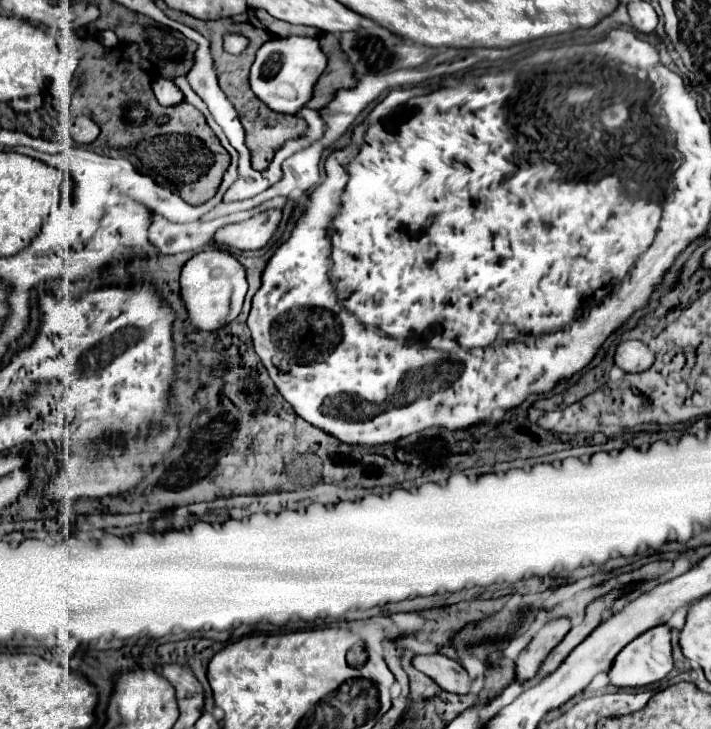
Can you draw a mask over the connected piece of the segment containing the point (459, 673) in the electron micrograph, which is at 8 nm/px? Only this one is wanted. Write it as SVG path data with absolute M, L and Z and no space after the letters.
M418 655L414 657L414 665L428 677L432 677L436 683L440 683L440 687L456 695L470 693L470 687L474 683L470 675L466 679L466 669L446 655Z

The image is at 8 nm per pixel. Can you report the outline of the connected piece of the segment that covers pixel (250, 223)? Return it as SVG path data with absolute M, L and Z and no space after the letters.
M268 209L252 215L246 221L228 223L214 233L214 241L224 243L228 247L236 247L240 251L262 249L268 245L268 241L276 233L280 217L282 217L280 209Z

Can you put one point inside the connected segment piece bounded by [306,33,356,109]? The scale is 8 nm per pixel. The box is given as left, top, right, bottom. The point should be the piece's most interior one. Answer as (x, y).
(338, 75)

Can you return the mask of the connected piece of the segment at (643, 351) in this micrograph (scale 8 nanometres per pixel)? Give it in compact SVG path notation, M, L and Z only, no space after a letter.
M622 341L616 349L614 361L626 373L642 373L652 367L654 353L642 341Z

